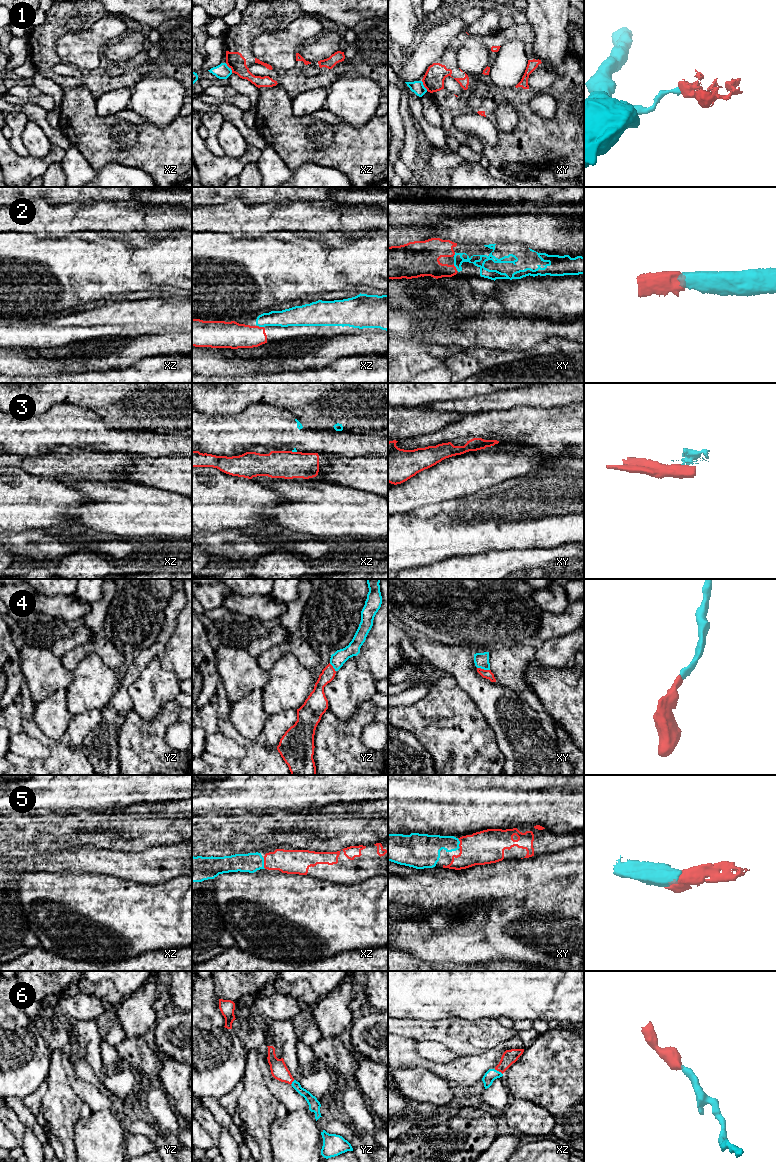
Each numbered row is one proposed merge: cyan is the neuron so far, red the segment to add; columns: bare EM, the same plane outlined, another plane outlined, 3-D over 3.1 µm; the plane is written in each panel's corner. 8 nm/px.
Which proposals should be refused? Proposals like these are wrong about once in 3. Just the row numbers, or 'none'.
1, 3

